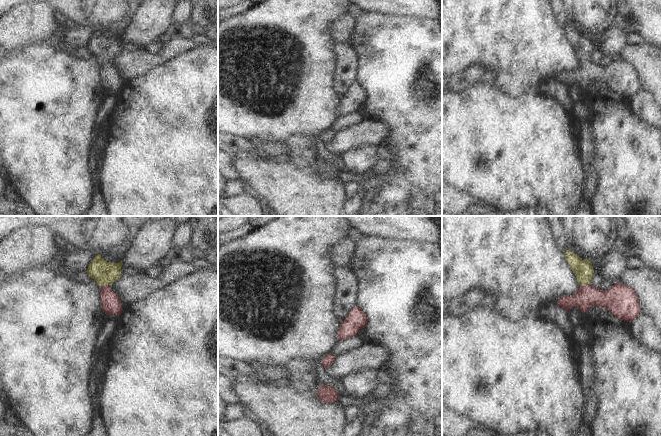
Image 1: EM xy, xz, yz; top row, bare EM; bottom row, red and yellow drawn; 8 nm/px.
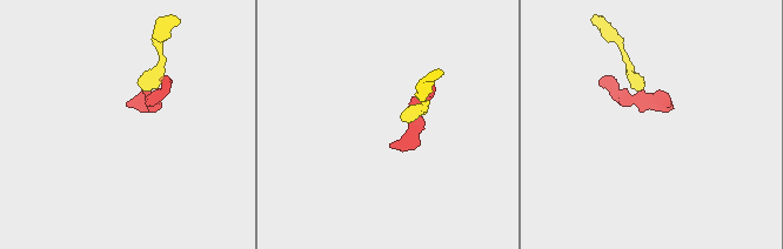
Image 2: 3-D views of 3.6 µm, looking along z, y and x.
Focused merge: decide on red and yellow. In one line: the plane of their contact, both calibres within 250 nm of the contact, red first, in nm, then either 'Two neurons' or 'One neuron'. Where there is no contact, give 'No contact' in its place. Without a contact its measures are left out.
Touches red in yz. Thickness 190 nm (red) against 160 nm. One neuron.

